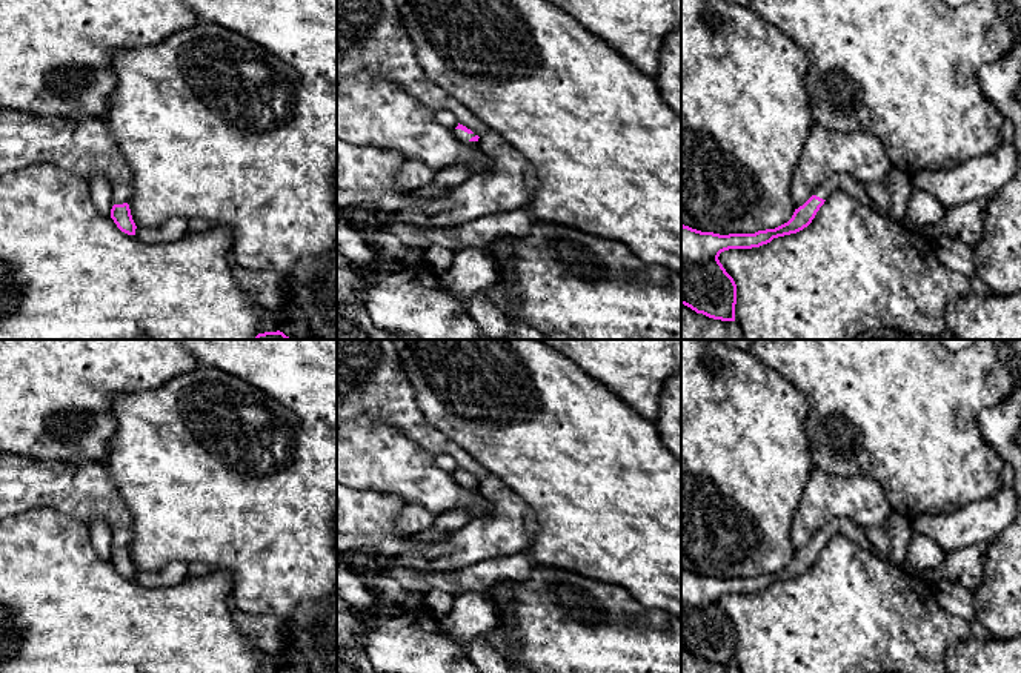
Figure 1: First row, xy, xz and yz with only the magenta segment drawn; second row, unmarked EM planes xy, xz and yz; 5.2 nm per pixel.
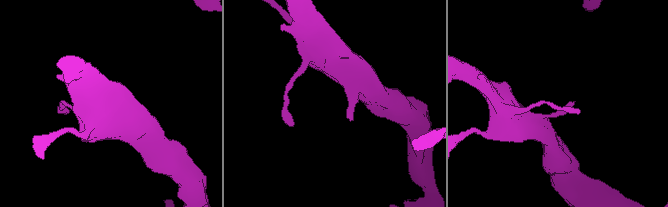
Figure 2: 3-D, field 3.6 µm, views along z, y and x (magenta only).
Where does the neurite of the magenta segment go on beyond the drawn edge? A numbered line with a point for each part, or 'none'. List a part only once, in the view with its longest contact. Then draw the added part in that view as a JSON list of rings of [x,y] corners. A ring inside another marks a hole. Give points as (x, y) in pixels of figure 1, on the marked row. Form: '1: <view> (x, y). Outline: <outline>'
1: xz (465, 137). Outline: [[[455,129],[455,137],[458,140],[461,140],[464,144],[471,146],[471,148],[478,148],[478,141],[472,141],[471,138],[475,137],[475,134],[467,134],[461,129]]]

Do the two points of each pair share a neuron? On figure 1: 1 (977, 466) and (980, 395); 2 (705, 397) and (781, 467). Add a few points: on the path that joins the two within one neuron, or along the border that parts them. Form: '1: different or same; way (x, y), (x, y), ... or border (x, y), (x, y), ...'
1: same; way (963, 449), (963, 412)
2: same; way (723, 415), (763, 455)

